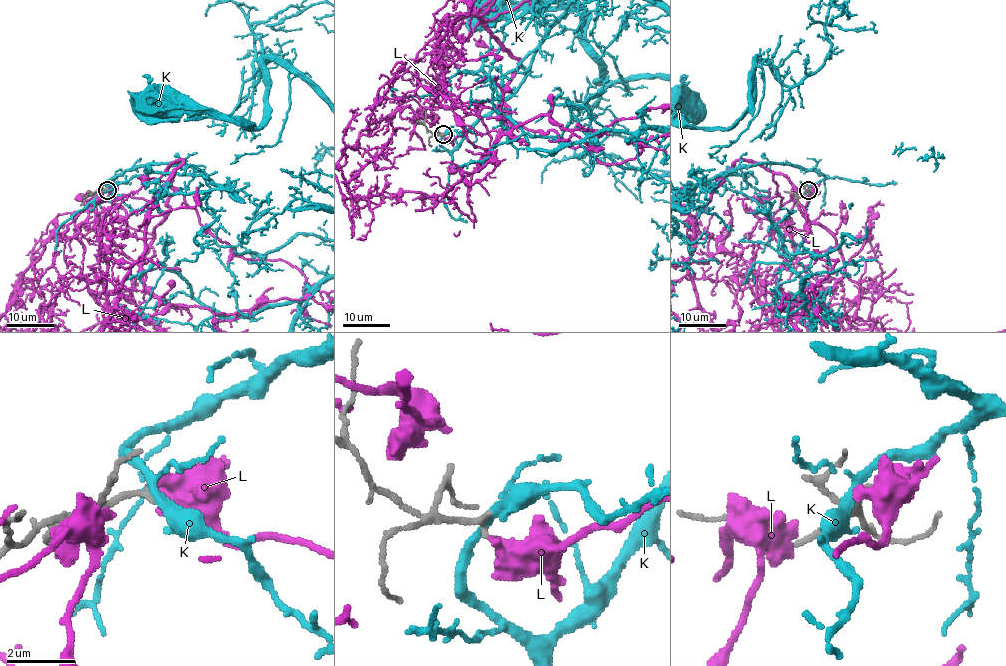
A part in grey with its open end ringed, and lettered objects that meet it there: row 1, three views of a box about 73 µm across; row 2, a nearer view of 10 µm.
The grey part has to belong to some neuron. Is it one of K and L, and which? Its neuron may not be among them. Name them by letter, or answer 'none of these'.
none of these

